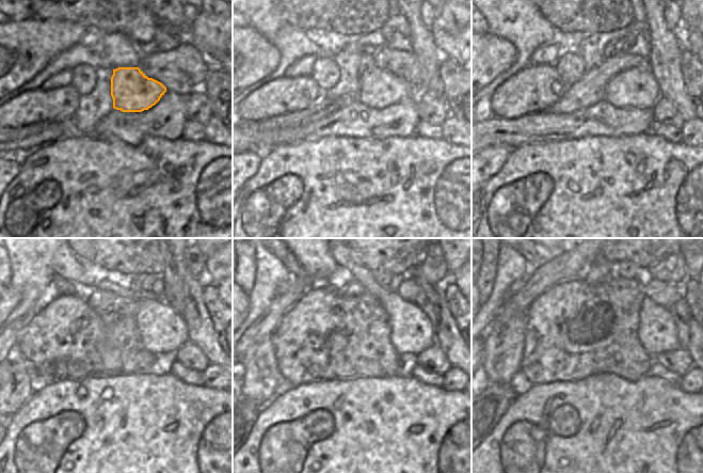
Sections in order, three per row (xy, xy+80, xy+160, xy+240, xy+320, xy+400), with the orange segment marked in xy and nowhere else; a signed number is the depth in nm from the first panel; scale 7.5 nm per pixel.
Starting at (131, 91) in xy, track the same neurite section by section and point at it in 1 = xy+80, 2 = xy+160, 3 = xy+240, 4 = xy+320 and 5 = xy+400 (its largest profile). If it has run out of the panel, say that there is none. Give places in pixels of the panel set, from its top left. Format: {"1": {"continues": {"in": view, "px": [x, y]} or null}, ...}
{"1": {"continues": {"in": "xy+80", "px": [378, 89]}}, "2": {"continues": {"in": "xy+160", "px": [634, 88]}}, "3": {"continues": {"in": "xy+240", "px": [162, 329]}}, "4": {"continues": {"in": "xy+320", "px": [411, 331]}}, "5": {"continues": {"in": "xy+400", "px": [657, 333]}}}

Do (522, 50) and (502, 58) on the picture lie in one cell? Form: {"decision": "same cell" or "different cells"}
{"decision": "different cells"}

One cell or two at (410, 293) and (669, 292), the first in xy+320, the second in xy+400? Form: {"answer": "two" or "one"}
{"answer": "one"}

